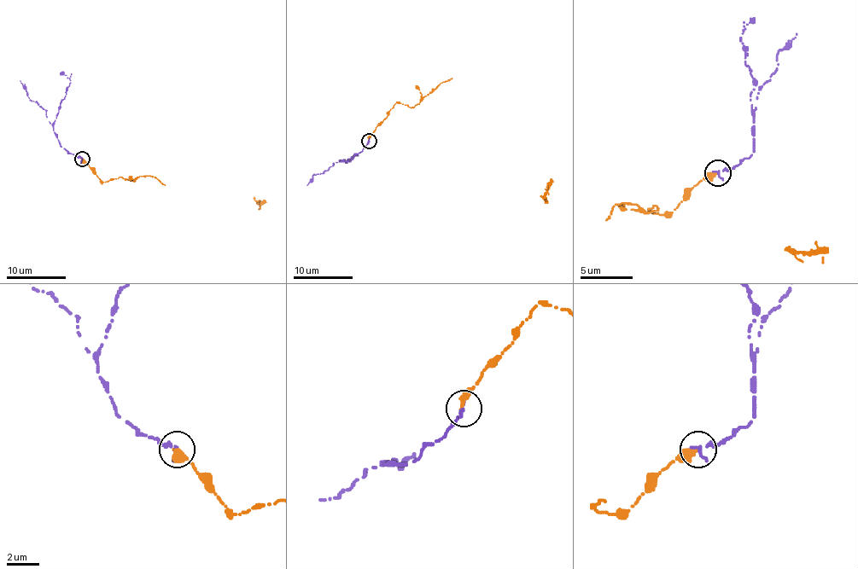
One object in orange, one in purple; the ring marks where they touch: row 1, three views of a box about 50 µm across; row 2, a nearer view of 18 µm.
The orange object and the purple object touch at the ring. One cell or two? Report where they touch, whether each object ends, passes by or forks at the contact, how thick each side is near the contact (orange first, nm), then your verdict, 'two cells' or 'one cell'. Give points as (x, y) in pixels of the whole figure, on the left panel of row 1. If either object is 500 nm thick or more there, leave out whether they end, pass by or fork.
place (82, 159); orange ends; purple ends; calibres 360 and 280 nm; one cell

